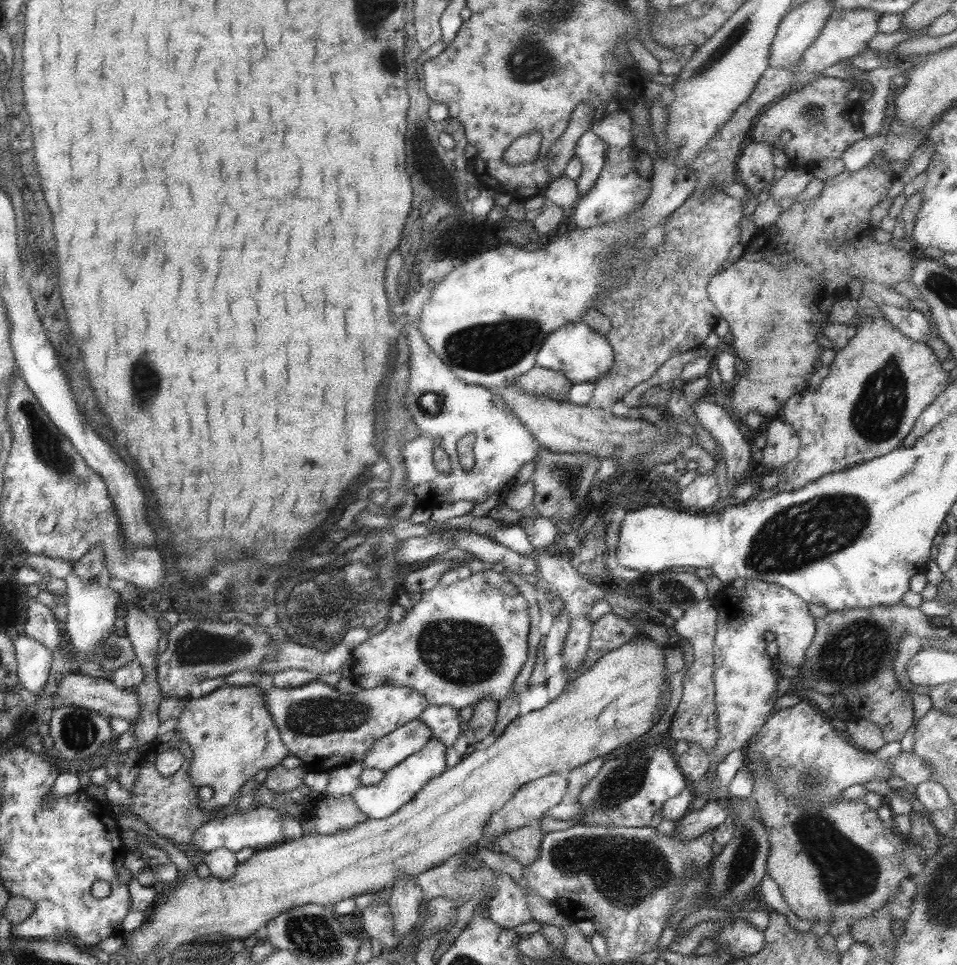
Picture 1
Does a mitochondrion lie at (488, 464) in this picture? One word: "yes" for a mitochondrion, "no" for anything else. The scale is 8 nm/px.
no

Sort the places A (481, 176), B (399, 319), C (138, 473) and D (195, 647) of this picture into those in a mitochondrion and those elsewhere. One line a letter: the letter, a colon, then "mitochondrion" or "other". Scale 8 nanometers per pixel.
A: other
B: other
C: other
D: mitochondrion

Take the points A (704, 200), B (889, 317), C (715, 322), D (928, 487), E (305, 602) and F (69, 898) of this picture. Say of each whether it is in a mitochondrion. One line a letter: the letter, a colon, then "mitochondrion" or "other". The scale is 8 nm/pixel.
A: mitochondrion
B: other
C: other
D: other
E: mitochondrion
F: other

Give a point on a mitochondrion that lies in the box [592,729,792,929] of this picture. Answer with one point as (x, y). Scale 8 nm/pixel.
(742, 861)

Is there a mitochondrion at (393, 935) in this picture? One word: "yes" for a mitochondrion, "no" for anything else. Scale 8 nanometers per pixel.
no

